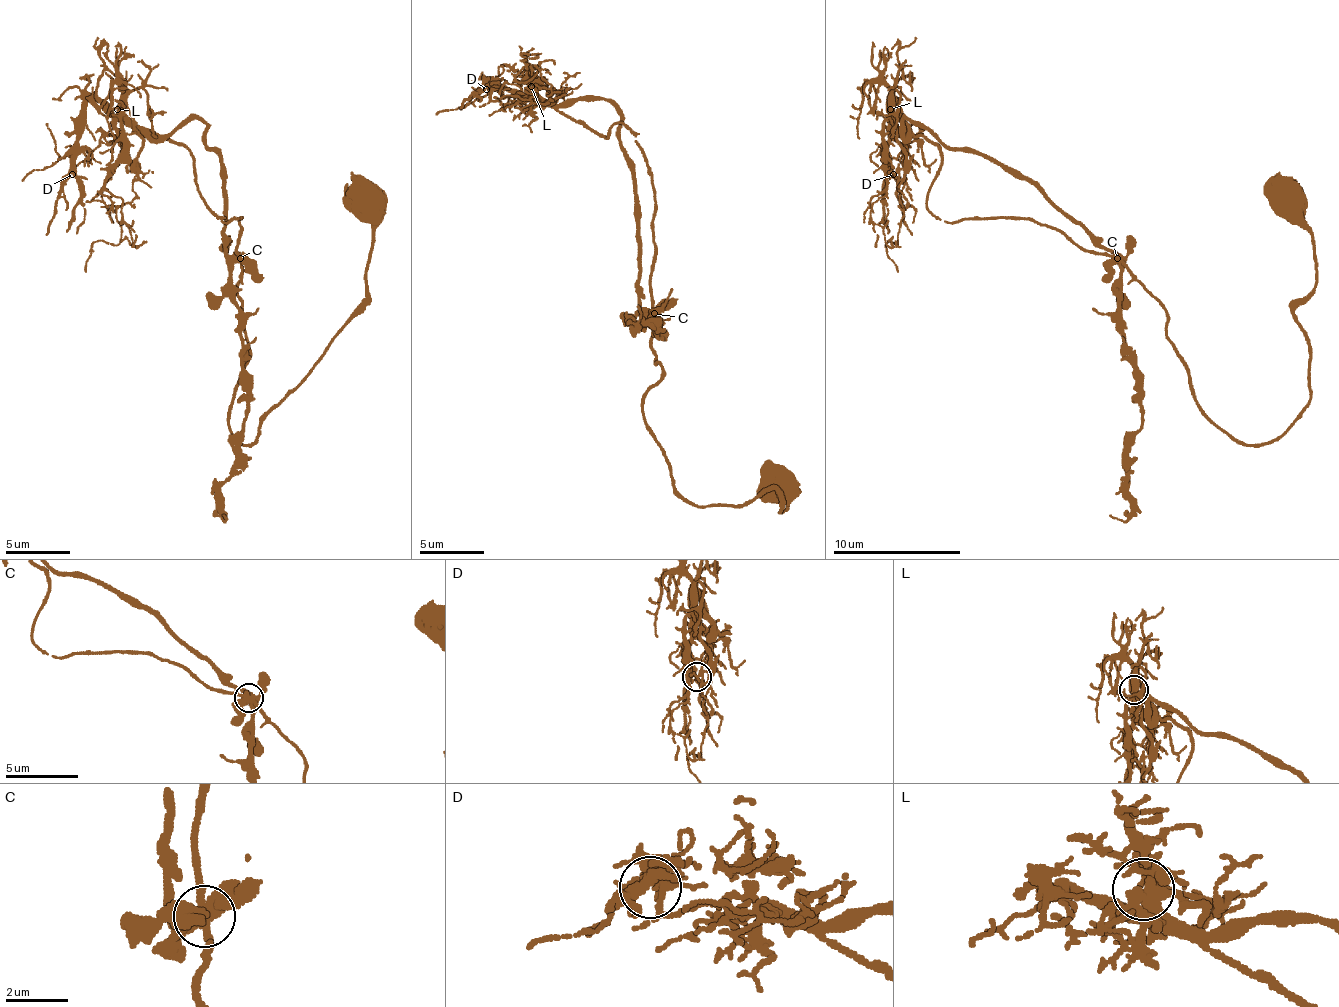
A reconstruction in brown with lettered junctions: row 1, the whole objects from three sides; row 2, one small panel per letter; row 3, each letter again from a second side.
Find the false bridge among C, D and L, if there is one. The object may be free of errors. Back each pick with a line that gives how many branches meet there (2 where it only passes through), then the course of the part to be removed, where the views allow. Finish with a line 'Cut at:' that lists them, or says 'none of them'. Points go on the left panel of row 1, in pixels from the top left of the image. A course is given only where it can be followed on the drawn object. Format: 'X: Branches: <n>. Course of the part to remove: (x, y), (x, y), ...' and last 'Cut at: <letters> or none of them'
Cut at: none of them

